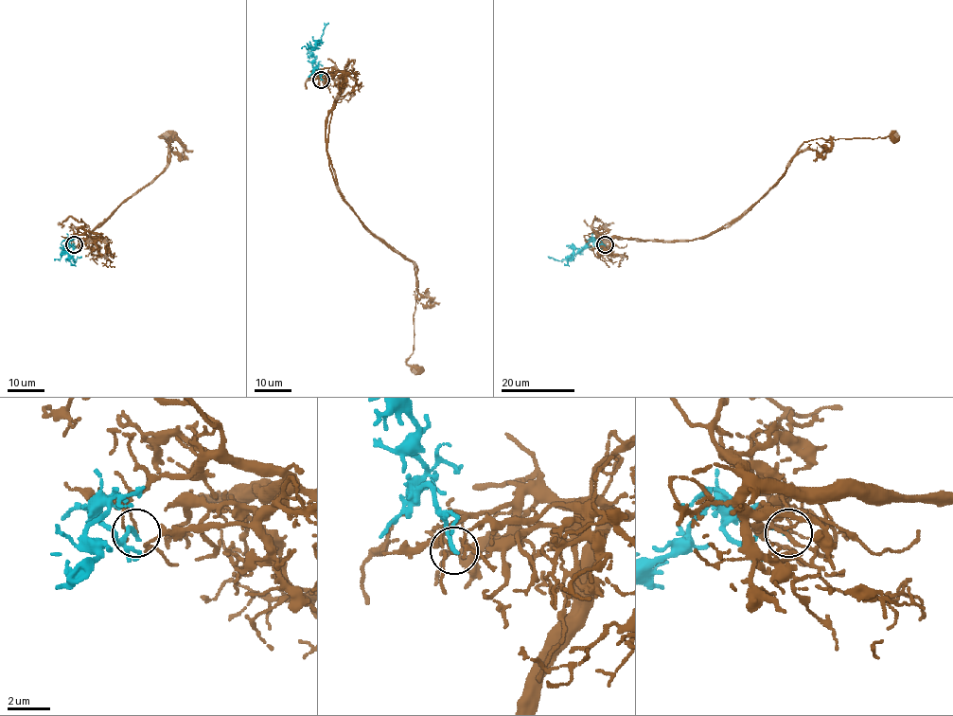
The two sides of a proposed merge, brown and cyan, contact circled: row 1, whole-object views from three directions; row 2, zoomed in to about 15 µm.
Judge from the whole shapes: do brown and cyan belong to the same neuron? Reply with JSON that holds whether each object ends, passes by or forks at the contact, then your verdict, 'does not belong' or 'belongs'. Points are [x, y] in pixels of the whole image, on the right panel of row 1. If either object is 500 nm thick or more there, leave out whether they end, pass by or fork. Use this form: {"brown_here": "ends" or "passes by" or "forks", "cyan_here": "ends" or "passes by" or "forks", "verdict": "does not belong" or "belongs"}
{"brown_here": "forks", "cyan_here": "ends", "verdict": "does not belong"}

